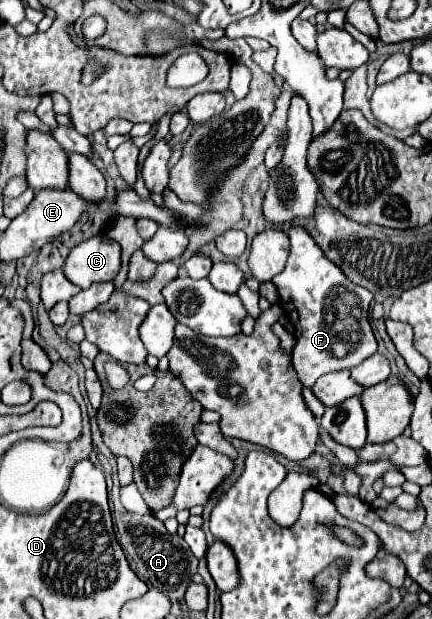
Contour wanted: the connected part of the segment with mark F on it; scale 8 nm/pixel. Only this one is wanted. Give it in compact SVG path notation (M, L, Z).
M292 226L288 236L292 244L288 264L272 282L280 294L280 308L294 326L294 370L304 386L312 386L320 376L334 370L350 370L376 354L376 338L368 324L372 292L350 282L302 226Z

